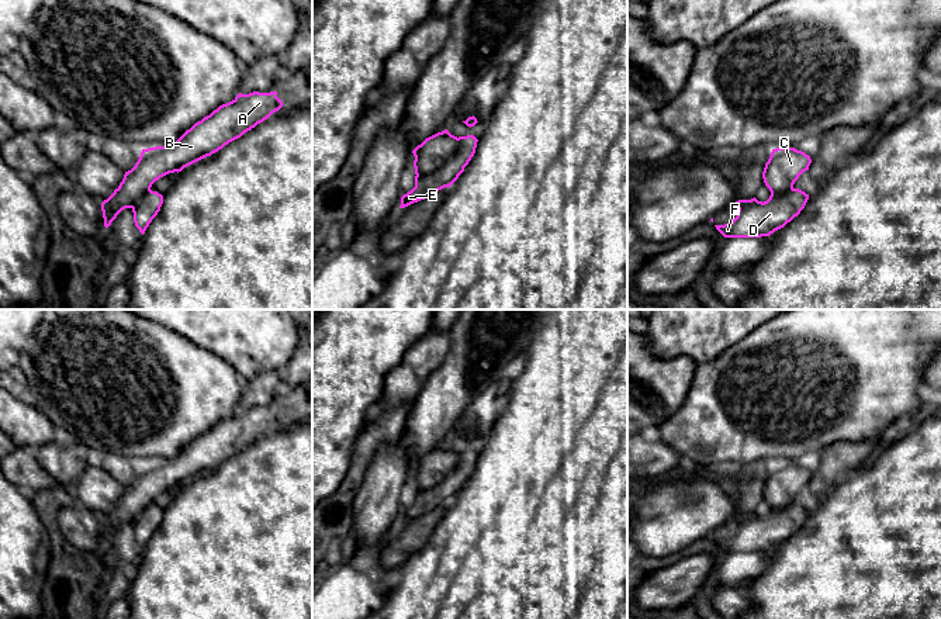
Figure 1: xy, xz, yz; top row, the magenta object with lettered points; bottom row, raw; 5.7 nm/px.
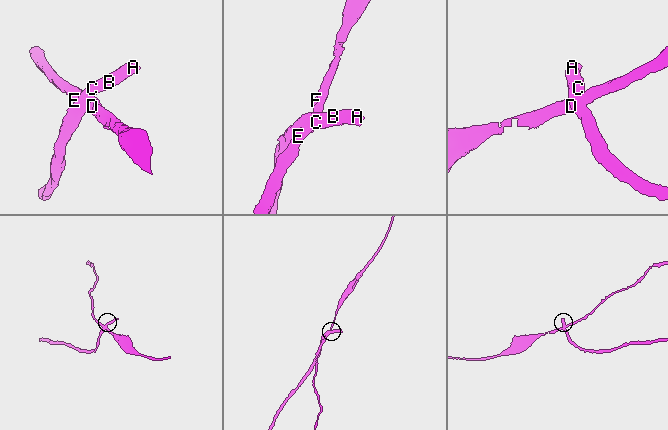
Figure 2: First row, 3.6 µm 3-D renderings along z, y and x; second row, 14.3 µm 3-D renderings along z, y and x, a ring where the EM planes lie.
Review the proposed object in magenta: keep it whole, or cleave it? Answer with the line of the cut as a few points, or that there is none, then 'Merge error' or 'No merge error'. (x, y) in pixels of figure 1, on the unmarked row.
Split along xz (459, 455), (457, 464), (440, 481), (429, 488), (417, 491). Merge error

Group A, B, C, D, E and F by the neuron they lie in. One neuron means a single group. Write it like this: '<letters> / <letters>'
A B C / D E F

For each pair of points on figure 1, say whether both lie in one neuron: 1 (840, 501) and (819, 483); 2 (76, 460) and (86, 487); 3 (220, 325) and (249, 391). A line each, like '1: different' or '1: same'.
1: different
2: different
3: different

